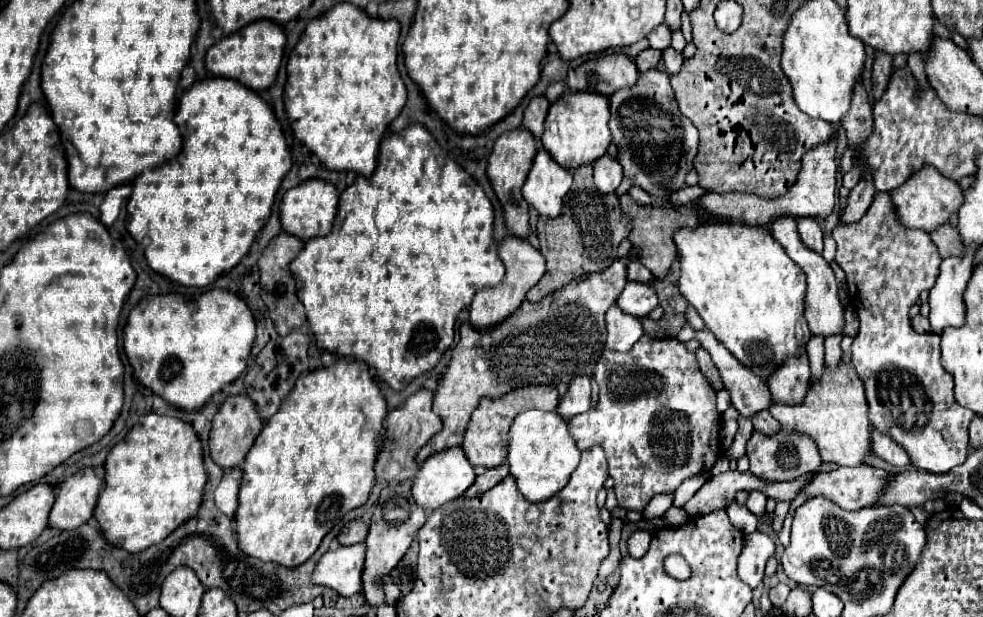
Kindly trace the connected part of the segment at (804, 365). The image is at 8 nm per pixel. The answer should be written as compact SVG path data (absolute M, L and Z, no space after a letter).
M803 352L797 358L787 358L781 370L777 370L777 374L771 374L767 384L771 390L771 398L775 402L785 402L785 404L803 402L803 396L811 386L807 354Z

